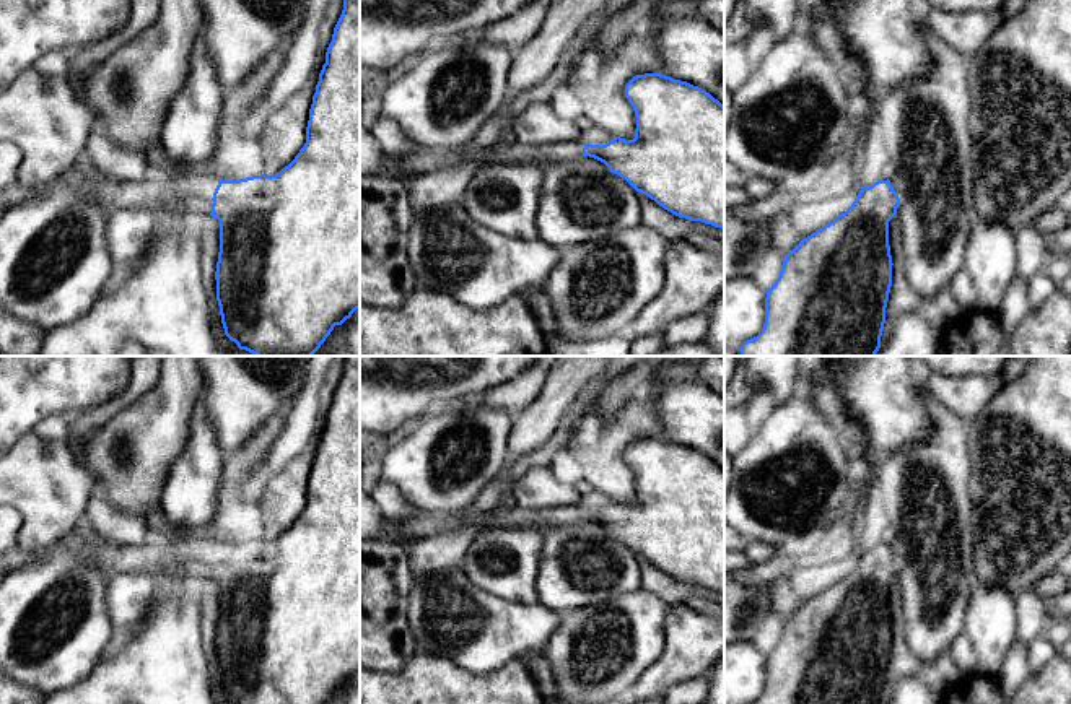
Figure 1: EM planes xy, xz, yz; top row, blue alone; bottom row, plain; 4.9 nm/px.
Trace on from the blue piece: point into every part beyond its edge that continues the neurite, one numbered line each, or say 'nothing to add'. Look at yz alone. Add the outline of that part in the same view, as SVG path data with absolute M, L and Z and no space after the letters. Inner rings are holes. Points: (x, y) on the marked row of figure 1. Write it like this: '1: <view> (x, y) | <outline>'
nothing to add

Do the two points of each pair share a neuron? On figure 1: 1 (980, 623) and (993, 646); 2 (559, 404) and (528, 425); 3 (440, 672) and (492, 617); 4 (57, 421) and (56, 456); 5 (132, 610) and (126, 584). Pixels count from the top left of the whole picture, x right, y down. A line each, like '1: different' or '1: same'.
1: same
2: same
3: different
4: different
5: same

